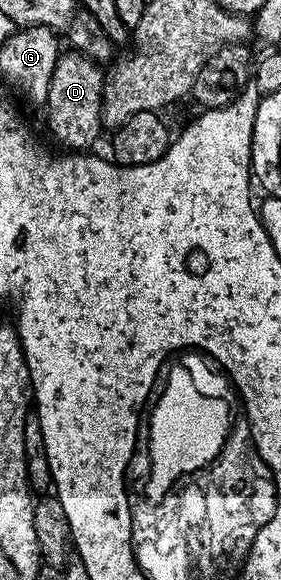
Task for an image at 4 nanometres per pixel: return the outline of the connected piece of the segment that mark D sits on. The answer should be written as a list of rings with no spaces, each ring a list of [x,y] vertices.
[[[66,50],[59,55],[56,70],[52,70],[52,86],[48,86],[48,98],[44,105],[50,119],[50,132],[66,150],[90,150],[104,132],[102,122],[102,85],[104,72],[95,60],[79,52]]]

